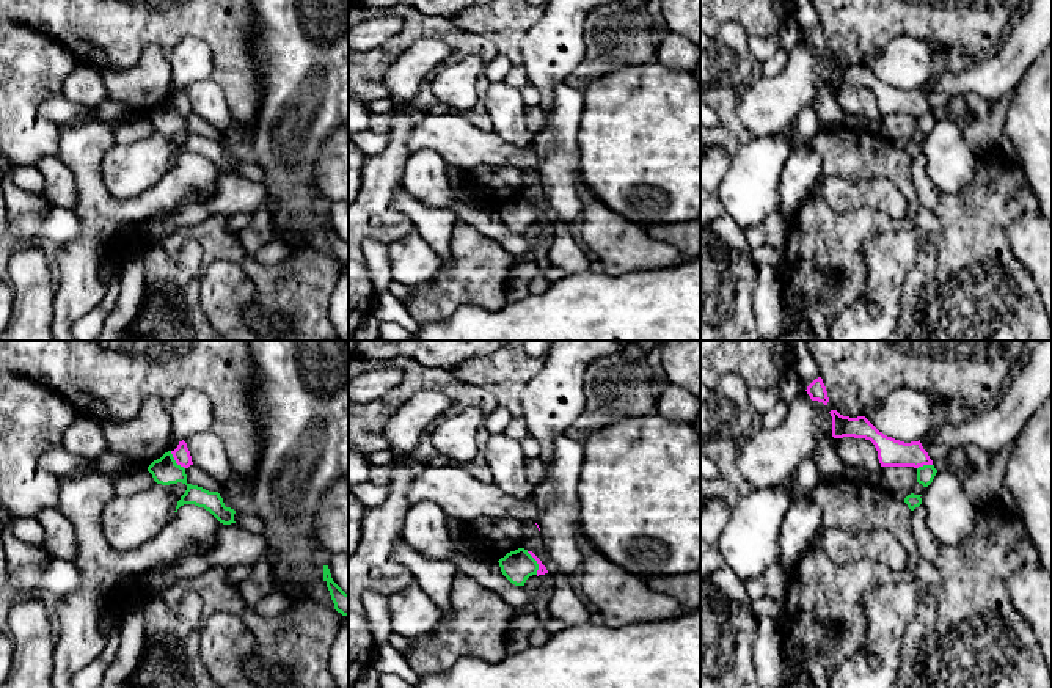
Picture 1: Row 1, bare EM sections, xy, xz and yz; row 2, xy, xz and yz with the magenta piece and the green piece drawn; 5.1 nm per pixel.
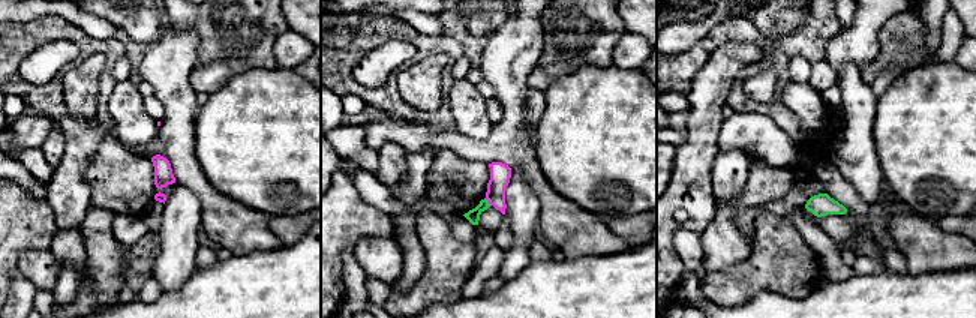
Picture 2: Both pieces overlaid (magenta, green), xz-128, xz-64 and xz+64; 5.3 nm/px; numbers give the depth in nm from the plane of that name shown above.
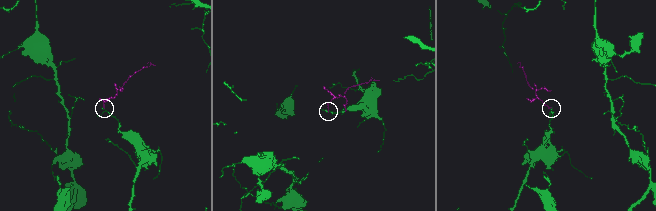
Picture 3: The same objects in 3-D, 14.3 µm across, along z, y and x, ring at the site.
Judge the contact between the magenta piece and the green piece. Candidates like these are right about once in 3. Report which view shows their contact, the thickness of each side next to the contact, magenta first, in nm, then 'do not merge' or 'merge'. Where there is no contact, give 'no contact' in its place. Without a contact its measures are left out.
meets magenta in xz; 50 nm thick on the magenta side, 160 nm on the other; do not merge

